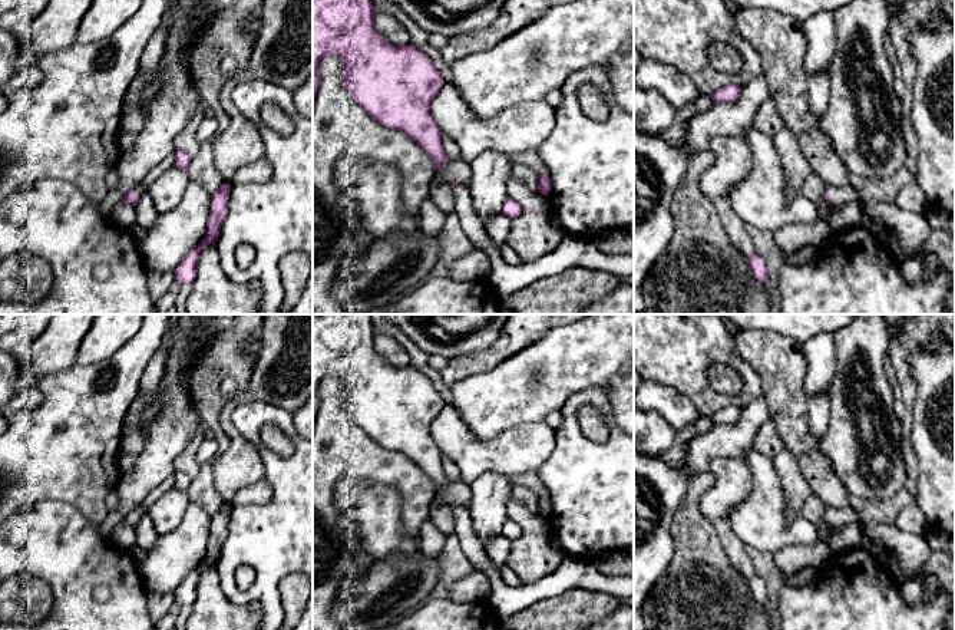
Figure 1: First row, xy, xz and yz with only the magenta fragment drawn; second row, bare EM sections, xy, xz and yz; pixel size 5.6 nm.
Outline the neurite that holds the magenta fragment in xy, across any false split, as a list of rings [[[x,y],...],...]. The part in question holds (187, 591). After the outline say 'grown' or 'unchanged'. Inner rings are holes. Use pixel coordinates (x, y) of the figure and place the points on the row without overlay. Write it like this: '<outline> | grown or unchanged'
[[[222,505],[212,517],[211,517],[211,531],[206,542],[205,560],[194,568],[182,583],[174,591],[175,601],[181,606],[192,606],[198,596],[198,581],[201,571],[209,565],[218,563],[219,553],[222,544],[225,542],[228,532],[228,521],[229,521],[229,505]]] | unchanged

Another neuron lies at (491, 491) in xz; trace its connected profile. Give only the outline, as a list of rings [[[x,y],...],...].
[[[495,472],[480,475],[470,484],[472,502],[467,511],[485,551],[488,542],[502,534],[508,519],[506,502],[512,498],[513,485],[508,475]]]

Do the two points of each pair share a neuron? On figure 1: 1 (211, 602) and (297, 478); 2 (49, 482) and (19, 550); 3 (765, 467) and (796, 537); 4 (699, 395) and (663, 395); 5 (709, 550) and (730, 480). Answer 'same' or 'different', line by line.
1: different
2: different
3: same
4: different
5: different

